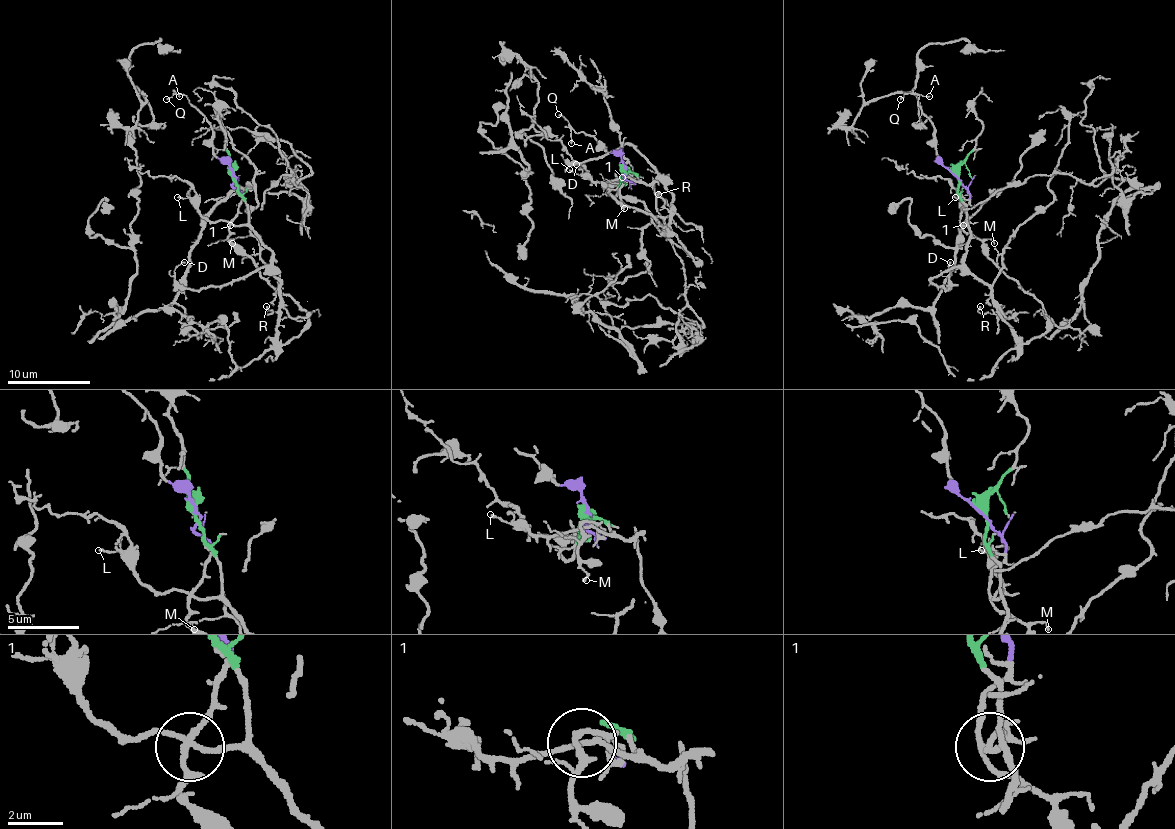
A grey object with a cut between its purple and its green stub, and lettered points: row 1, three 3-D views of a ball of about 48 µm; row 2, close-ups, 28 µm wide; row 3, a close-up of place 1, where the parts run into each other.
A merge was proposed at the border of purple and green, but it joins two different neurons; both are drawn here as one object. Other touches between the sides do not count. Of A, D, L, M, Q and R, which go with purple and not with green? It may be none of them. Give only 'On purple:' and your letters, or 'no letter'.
On purple: A, M, Q

